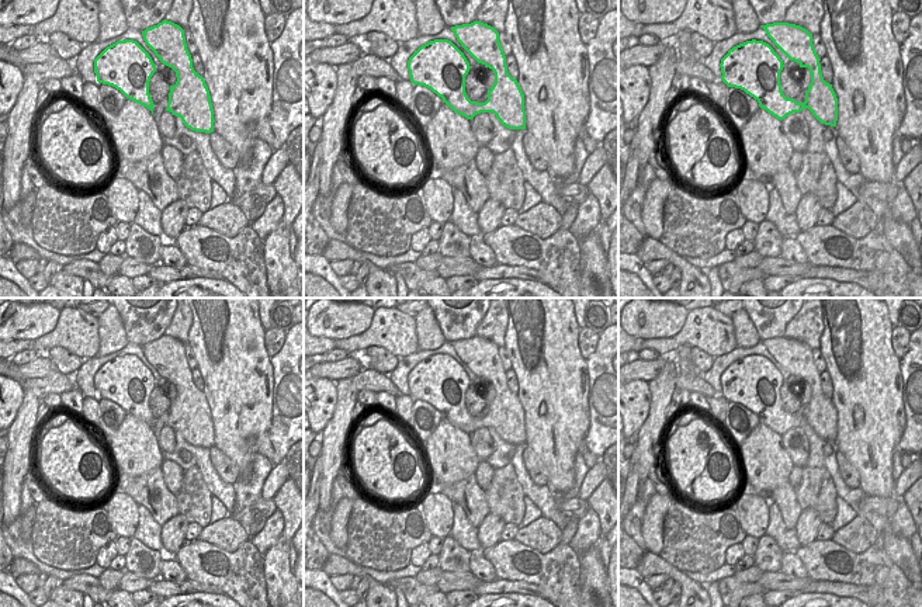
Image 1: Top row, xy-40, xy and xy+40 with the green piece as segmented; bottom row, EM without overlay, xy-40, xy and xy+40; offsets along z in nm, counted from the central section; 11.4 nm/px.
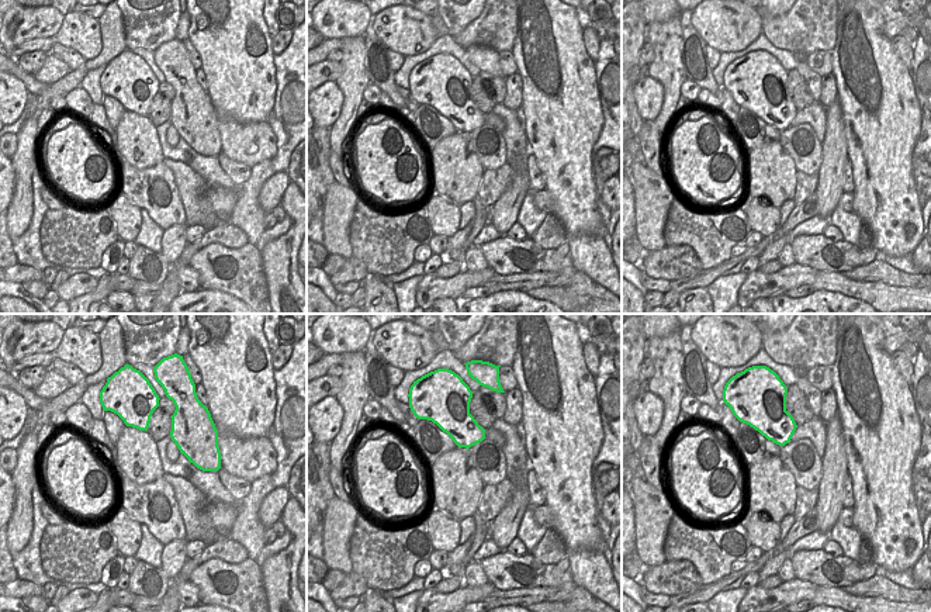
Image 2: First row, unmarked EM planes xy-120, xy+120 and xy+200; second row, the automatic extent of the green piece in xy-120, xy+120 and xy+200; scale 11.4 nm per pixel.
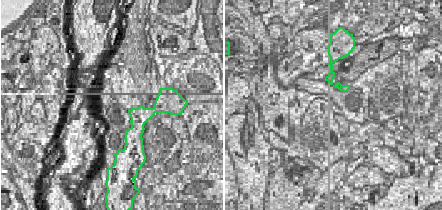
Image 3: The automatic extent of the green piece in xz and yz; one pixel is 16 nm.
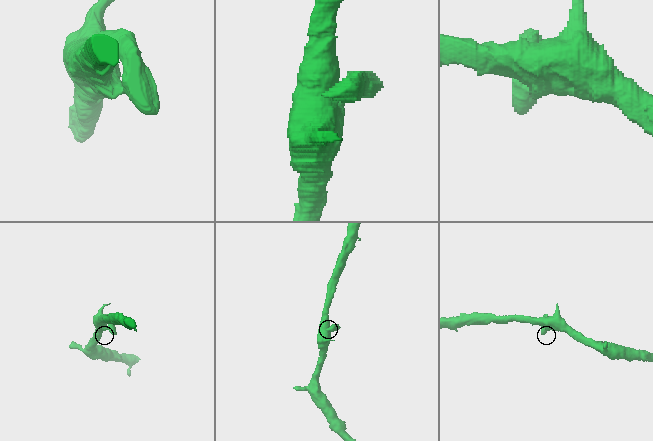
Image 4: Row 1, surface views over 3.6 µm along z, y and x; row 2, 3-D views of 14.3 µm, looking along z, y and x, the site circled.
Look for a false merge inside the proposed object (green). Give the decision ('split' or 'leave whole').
leave whole

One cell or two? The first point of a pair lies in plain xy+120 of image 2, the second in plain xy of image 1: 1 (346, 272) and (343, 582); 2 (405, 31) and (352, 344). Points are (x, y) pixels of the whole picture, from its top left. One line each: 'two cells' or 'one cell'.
1: one cell
2: one cell

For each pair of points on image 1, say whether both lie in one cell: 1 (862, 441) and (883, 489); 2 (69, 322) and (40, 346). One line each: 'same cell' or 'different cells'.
1: same cell
2: same cell

